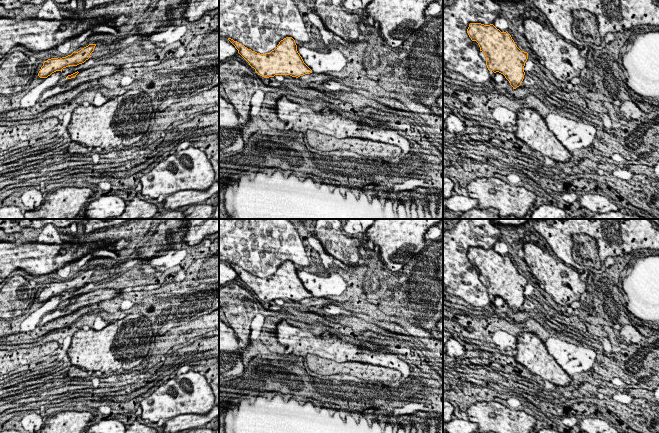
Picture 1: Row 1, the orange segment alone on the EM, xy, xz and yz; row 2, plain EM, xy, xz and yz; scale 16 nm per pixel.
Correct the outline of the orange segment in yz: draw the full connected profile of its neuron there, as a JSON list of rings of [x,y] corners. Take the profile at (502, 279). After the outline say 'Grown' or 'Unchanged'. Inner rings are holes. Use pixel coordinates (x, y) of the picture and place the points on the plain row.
[[[470,247],[467,257],[479,274],[489,295],[505,300],[513,313],[524,303],[524,290],[528,277],[521,275],[511,259],[501,256],[493,248]]]. Grown

